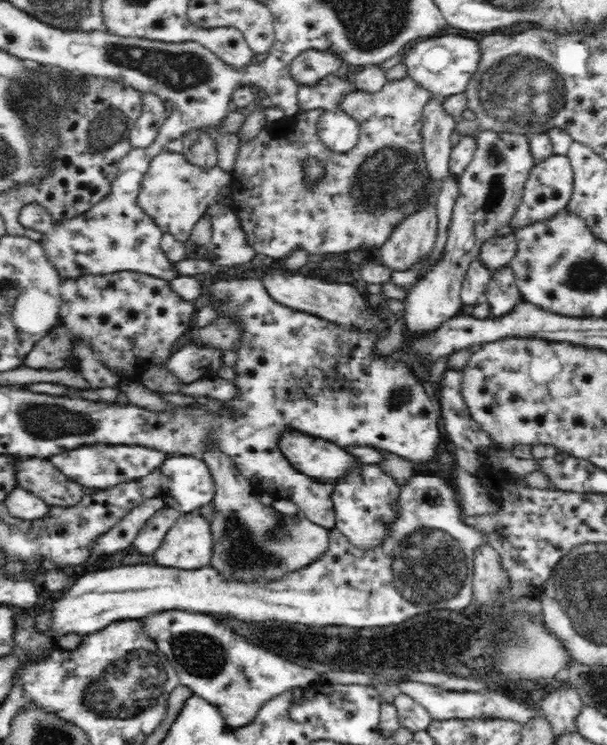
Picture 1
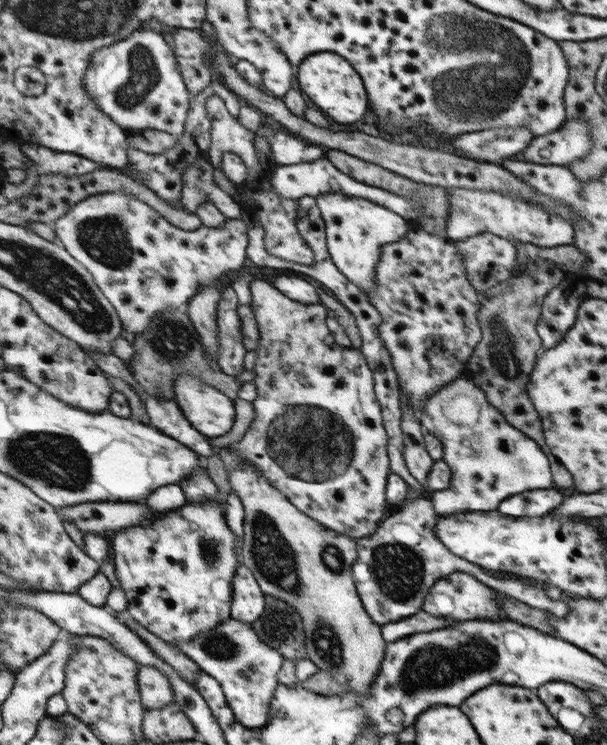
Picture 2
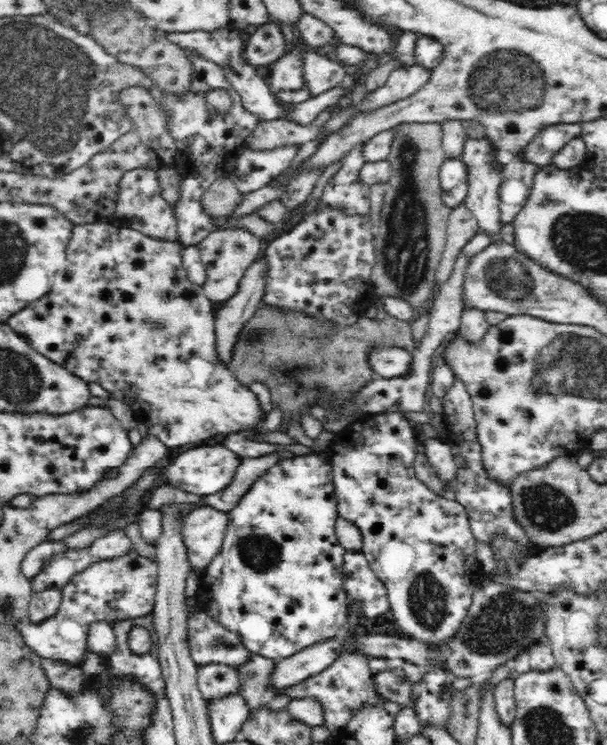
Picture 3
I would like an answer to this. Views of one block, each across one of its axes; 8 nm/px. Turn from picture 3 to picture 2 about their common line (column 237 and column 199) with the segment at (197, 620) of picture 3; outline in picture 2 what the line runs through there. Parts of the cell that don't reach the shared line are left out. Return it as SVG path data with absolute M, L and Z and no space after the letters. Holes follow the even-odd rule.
M229 616L212 629L199 633L197 637L189 641L175 641L172 645L195 660L205 673L221 684L222 693L234 711L235 718L243 726L263 726L269 717L270 701L278 686L277 674L284 658L255 634L250 623Z

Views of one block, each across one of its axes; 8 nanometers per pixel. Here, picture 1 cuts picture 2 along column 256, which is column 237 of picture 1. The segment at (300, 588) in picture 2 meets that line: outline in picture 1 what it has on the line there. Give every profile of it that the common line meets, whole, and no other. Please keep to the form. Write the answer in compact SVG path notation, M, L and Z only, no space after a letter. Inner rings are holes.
M213 438L204 443L201 459L208 465L215 484L209 521L213 531L213 554L208 565L218 566L222 574L238 574L238 578L266 578L266 581L274 582L274 578L282 578L286 570L300 570L322 558L329 550L329 530L310 522L305 516L292 518L284 536L271 540L267 531L276 524L275 510L267 499L253 492L248 479L238 474L233 459L216 446Z

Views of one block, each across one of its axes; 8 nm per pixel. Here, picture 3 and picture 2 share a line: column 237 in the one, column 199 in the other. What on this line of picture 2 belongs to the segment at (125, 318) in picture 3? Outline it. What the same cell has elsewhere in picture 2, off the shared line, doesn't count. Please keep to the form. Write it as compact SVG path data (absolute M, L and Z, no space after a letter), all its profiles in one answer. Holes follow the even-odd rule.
M181 373L175 379L176 401L187 420L207 439L229 432L234 421L234 404L219 389L199 376Z

